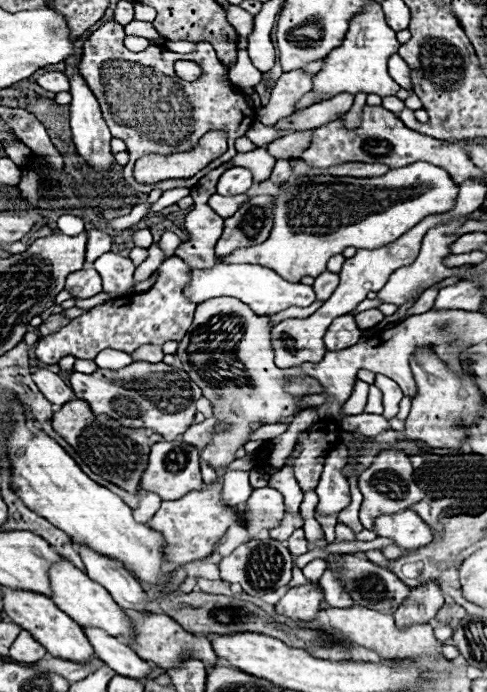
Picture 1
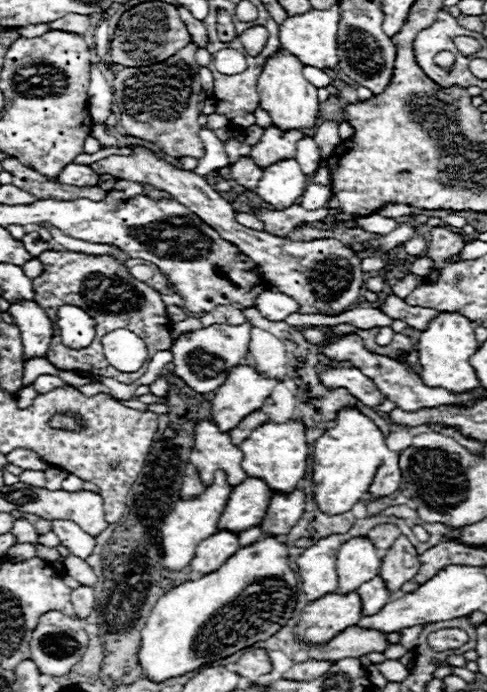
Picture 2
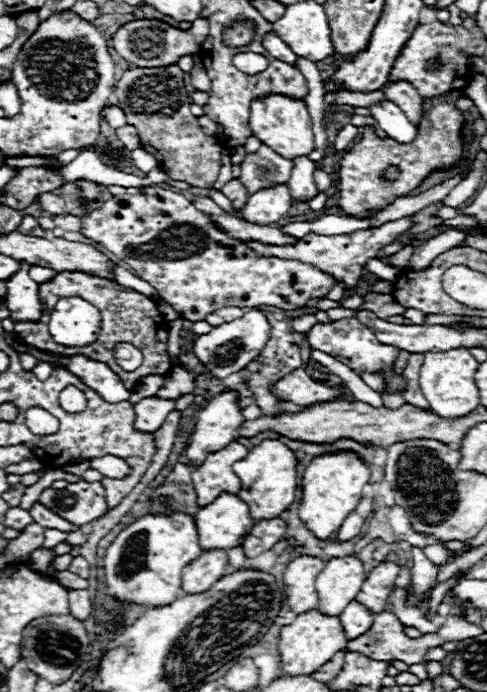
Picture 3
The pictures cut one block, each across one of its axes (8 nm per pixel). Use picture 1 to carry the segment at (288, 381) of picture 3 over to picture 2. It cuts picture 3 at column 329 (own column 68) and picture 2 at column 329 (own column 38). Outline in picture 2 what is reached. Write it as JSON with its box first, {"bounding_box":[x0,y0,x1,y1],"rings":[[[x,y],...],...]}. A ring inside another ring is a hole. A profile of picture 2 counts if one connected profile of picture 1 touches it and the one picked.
{"bounding_box":[318,368,384,408],"rings":[[[356,368],[324,370],[324,372],[320,372],[318,378],[326,388],[346,388],[364,406],[374,408],[384,400],[384,396],[380,394],[380,390],[376,390],[372,380],[366,378],[364,374],[360,374],[360,370],[356,370]]]}

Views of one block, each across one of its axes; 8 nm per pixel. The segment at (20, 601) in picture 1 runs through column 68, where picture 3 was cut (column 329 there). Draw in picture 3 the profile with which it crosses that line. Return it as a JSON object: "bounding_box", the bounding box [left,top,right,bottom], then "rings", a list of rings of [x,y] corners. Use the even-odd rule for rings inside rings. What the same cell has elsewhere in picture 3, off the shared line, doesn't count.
{"bounding_box":[278,610,348,676],"rings":[[[318,610],[304,612],[294,618],[290,626],[284,626],[278,636],[278,656],[282,664],[282,672],[288,676],[308,676],[314,674],[324,662],[332,660],[332,656],[344,650],[348,638],[344,636],[344,628],[338,616],[324,616]]]}

